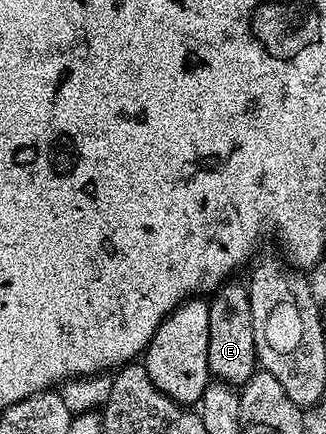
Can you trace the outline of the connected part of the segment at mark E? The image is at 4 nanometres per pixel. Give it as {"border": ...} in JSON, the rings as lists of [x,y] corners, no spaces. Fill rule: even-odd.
{"border":[[[235,279],[218,286],[215,301],[209,302],[208,315],[208,367],[211,378],[224,381],[227,385],[241,387],[259,368],[256,355],[256,339],[252,335],[252,307],[250,291],[245,284]]]}

